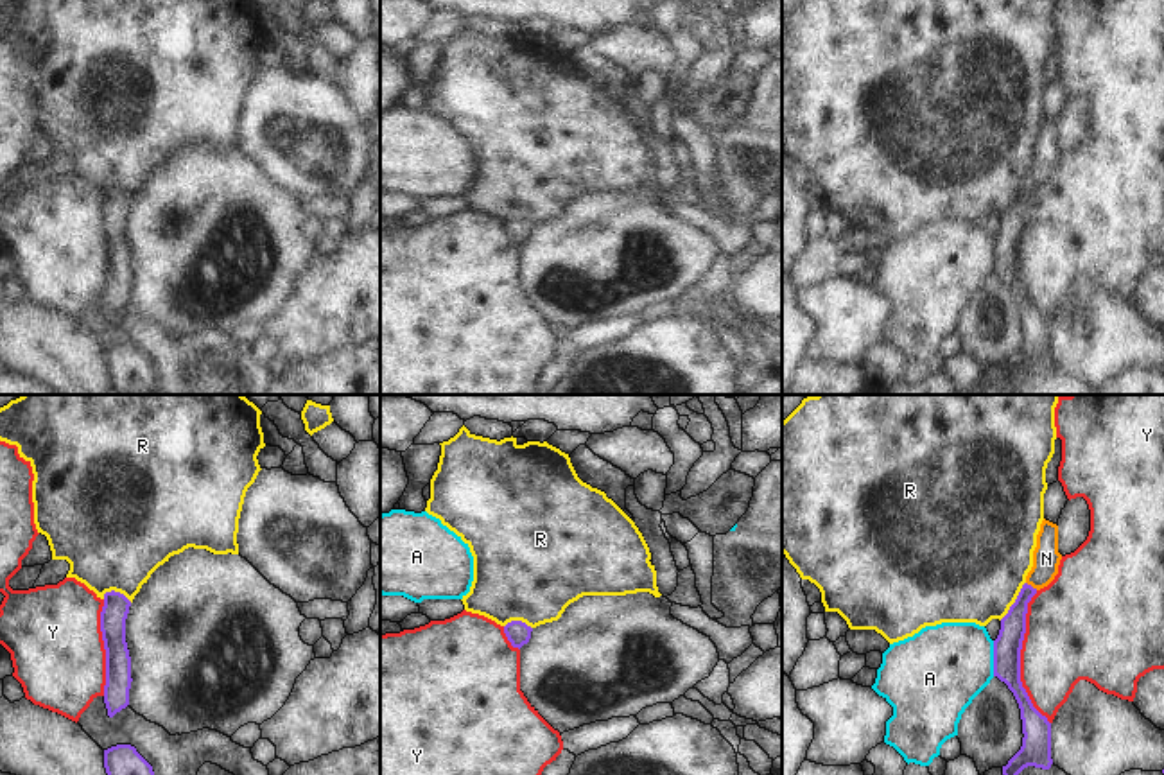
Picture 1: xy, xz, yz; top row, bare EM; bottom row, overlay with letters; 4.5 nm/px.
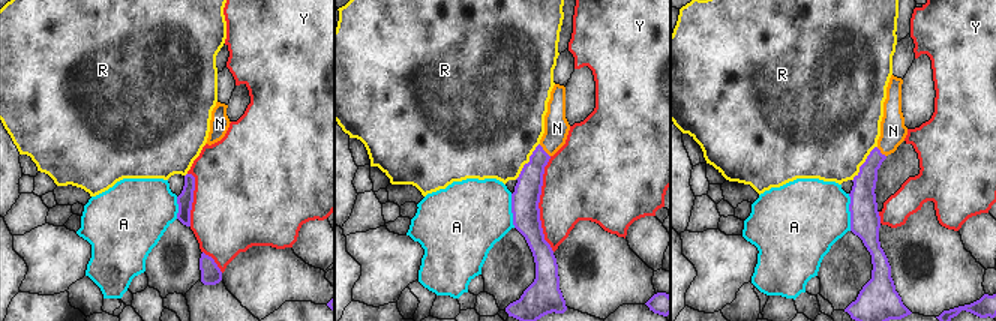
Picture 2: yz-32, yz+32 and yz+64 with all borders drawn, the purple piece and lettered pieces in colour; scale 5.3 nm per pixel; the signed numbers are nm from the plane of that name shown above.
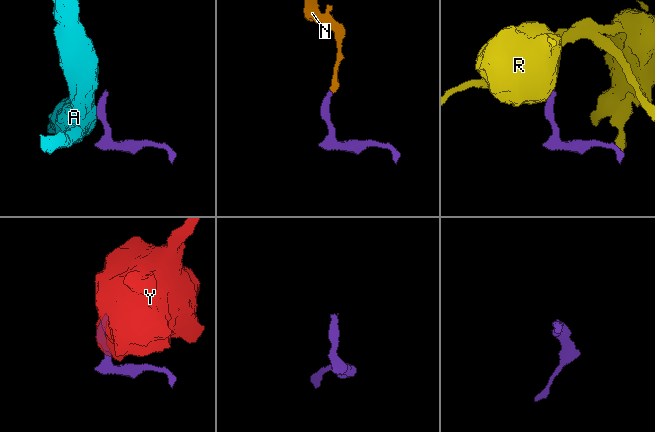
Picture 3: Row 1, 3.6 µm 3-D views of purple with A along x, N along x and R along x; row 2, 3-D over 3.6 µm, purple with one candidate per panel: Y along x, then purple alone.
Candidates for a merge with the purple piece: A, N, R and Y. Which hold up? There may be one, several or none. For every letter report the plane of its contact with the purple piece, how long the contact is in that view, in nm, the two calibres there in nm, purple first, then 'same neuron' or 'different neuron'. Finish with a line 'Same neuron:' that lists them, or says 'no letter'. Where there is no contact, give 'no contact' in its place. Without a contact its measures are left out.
A: meets purple in yz; contact 160 nm long; 130 nm thick on the purple side, 400 nm on the other; different neuron
N: meets purple in yz; contact 70 nm long; 120 nm thick on the purple side, 130 nm on the other; same neuron
R: meets purple in yz; contact 200 nm long; 130 nm thick on the purple side, 480 nm on the other; different neuron
Y: meets purple in yz; contact 600 nm long; 130 nm thick on the purple side, 400 nm on the other; different neuron
Same neuron: N

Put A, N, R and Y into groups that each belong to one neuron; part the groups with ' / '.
A / N / R / Y

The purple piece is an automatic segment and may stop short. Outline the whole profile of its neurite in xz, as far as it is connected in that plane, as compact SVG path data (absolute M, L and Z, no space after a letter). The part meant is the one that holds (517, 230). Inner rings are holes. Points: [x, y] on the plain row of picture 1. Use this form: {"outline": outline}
{"outline": "M511 219L504 224L504 231L513 246L522 246L529 240L533 226L522 219Z"}

